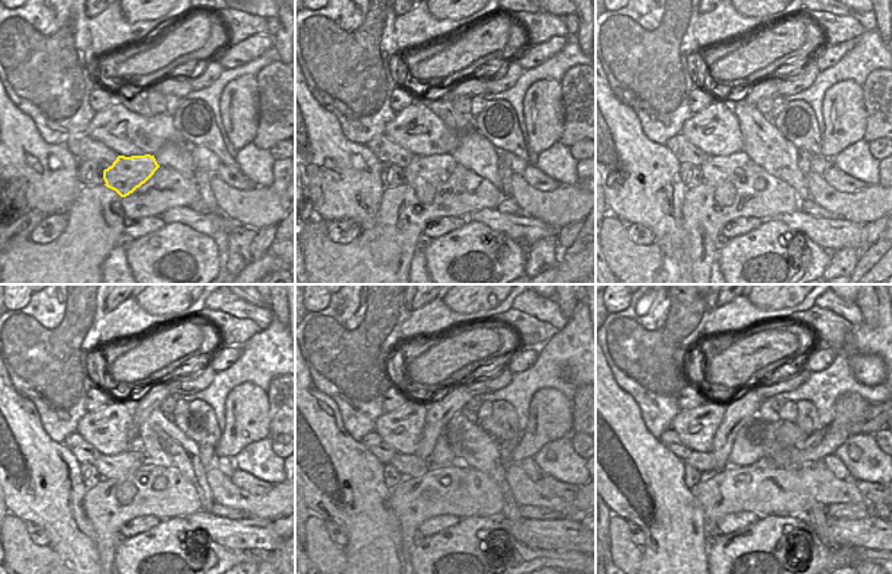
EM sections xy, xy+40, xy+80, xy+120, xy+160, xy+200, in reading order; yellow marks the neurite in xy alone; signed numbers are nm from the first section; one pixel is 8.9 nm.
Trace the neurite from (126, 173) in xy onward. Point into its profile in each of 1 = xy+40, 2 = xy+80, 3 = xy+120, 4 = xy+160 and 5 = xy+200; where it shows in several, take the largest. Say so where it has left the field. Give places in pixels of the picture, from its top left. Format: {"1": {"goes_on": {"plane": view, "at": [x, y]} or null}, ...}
{"1": {"goes_on": {"plane": "xy+40", "at": [435, 169]}}, "2": {"goes_on": {"plane": "xy+80", "at": [718, 168]}}, "3": {"goes_on": {"plane": "xy+120", "at": [110, 467]}}, "4": {"goes_on": {"plane": "xy+160", "at": [409, 466]}}, "5": {"goes_on": {"plane": "xy+200", "at": [703, 462]}}}

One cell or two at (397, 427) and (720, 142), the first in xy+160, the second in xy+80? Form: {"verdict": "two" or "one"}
{"verdict": "one"}

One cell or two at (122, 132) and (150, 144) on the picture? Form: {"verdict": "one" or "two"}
{"verdict": "one"}

